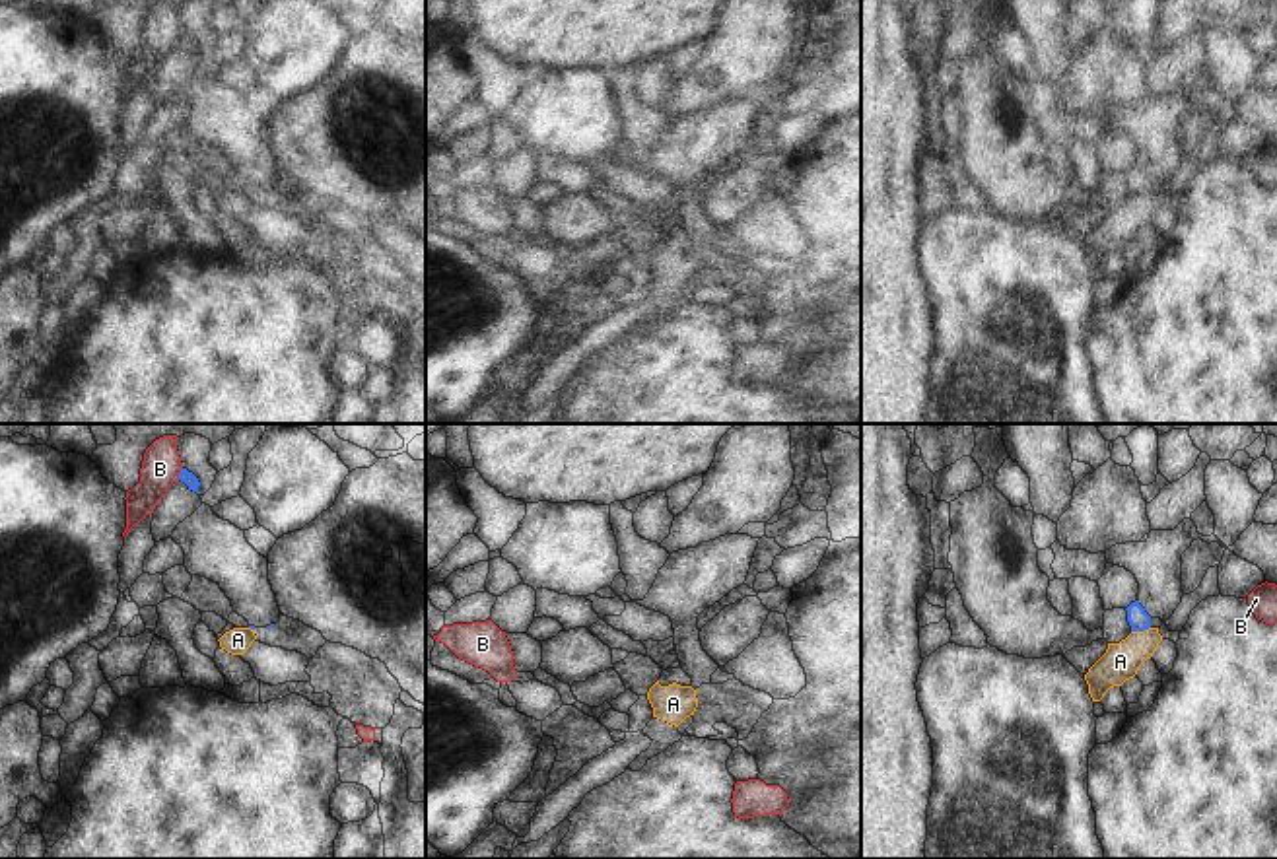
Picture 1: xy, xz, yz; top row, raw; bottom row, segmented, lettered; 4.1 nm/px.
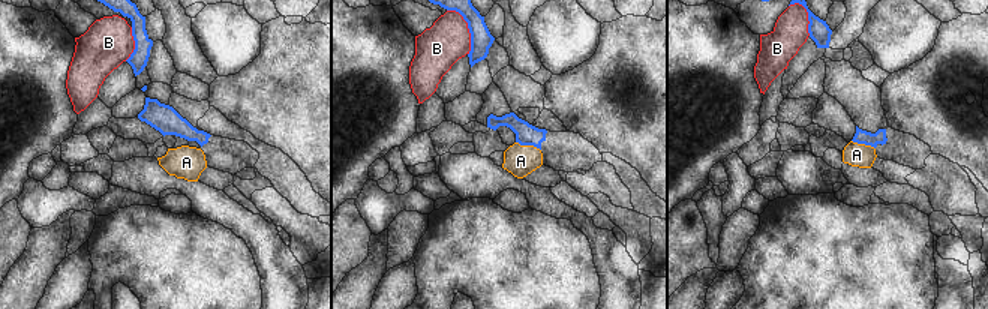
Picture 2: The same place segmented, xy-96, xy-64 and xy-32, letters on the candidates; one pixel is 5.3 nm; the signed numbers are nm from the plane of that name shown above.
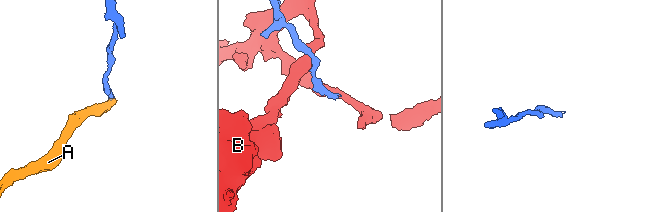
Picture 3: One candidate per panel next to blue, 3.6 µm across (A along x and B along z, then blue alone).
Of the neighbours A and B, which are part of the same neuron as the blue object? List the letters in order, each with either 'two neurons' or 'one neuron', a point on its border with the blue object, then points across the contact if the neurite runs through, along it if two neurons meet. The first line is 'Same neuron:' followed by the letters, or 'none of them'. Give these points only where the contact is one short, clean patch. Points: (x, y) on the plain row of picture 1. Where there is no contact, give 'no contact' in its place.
Same neuron: none of them
A: two neurons; contact yz (1139, 195); border yz (1149, 191), (1132, 197)
B: two neurons; contact xy (179, 37); border xy (181, 32), (177, 43)

